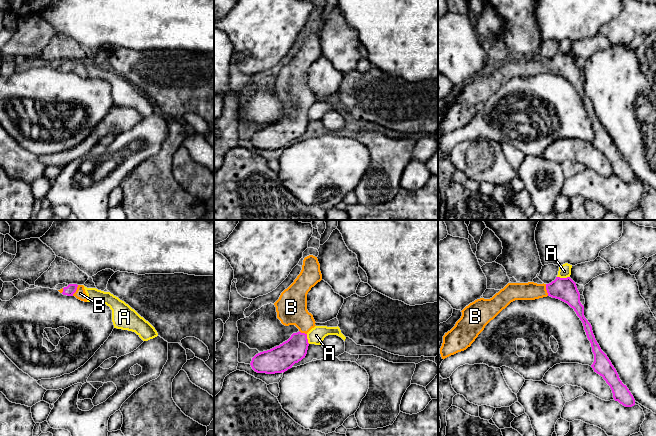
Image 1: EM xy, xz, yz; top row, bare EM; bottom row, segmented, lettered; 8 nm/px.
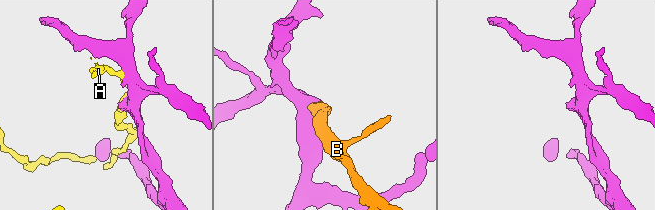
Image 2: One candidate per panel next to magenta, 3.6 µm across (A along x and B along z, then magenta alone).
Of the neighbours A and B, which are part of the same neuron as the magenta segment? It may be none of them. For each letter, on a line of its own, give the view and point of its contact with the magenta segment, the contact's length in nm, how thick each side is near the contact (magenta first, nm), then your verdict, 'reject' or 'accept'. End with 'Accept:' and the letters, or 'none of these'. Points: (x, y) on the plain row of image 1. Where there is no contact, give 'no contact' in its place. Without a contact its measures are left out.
A: contact yz (563, 54); length 100 nm; calibres 190 and 100 nm; reject
B: contact yz (546, 65); length 100 nm; calibres 190 and 140 nm; accept
Accept: B

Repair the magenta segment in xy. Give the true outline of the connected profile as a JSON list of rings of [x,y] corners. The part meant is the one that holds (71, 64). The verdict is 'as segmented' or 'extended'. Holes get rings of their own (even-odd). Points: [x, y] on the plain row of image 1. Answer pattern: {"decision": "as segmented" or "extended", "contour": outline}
{"decision": "extended", "contour": [[[69,60],[67,63],[64,63],[58,67],[63,71],[75,72],[77,75],[87,78],[87,70],[83,61]]]}

